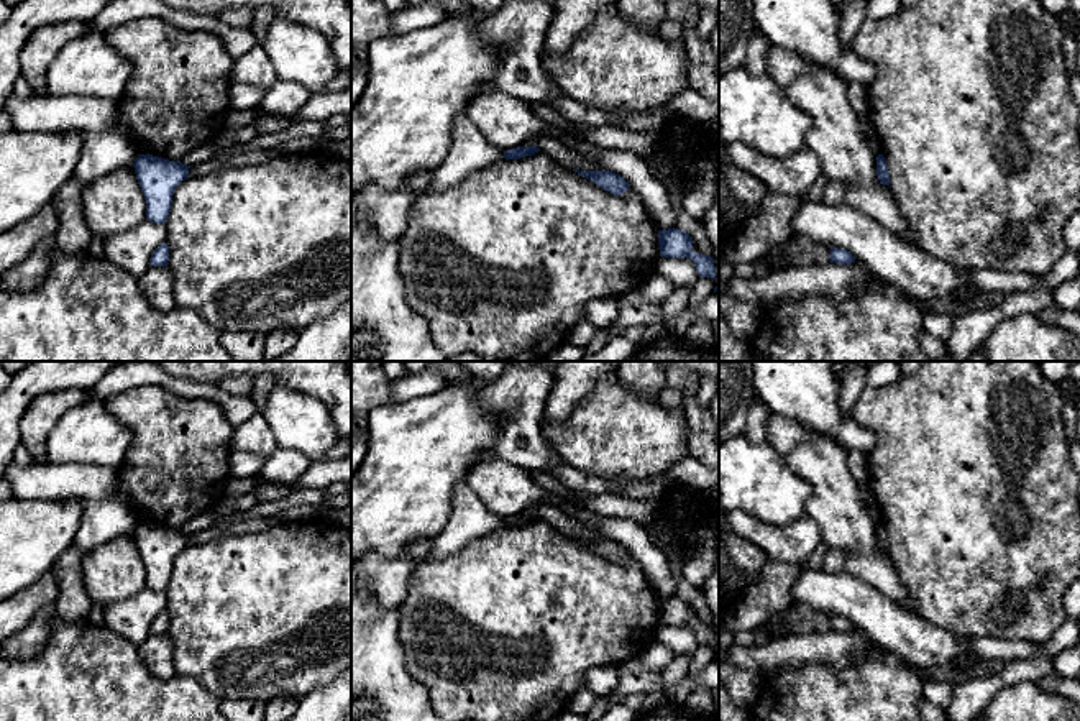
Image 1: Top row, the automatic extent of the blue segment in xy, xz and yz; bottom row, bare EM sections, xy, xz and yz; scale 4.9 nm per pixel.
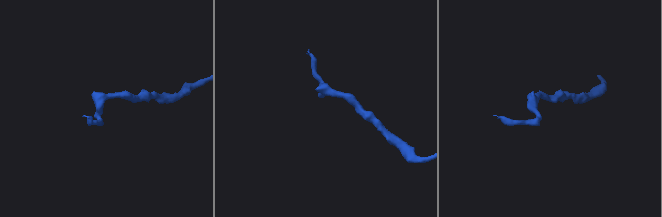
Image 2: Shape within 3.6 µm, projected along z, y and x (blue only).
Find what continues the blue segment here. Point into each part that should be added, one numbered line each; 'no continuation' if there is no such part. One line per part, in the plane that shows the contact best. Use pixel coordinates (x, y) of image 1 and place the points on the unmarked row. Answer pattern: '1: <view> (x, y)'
no continuation

